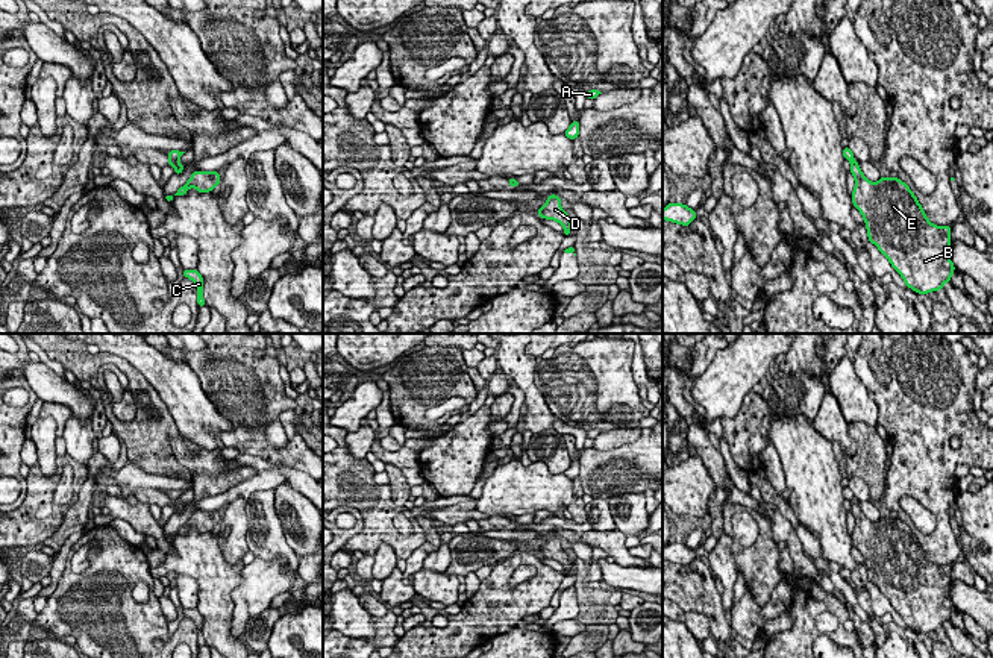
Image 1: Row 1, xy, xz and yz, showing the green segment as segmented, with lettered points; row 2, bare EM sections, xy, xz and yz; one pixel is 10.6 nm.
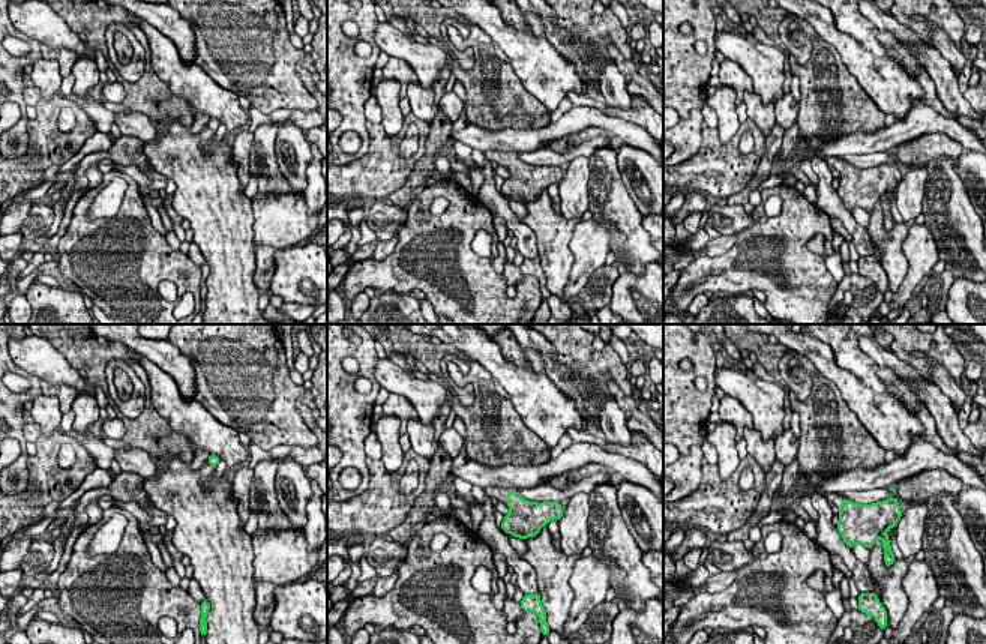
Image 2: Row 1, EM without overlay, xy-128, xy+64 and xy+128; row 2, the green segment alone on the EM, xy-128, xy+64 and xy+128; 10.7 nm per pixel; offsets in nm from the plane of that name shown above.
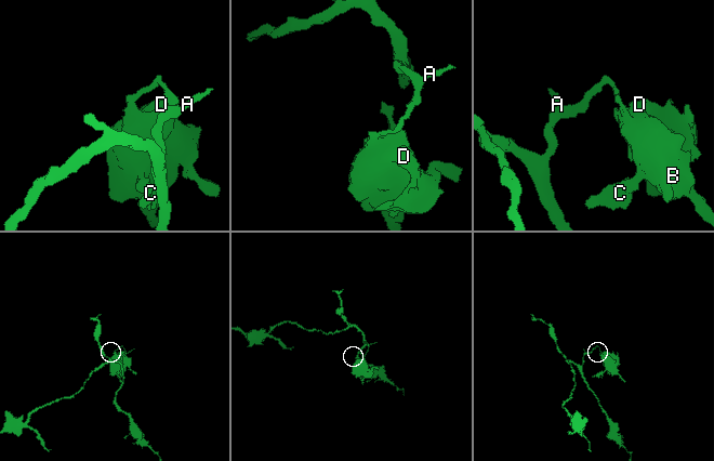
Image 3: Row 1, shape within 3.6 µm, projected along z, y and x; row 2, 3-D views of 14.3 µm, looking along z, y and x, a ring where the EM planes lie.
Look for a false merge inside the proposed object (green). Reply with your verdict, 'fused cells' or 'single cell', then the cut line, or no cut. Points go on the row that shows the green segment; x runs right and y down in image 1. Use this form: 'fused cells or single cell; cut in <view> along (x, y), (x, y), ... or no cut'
fused cells; cut in xy along (170, 158), (178, 159)

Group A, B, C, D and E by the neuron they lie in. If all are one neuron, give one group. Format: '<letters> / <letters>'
A / B C D E

